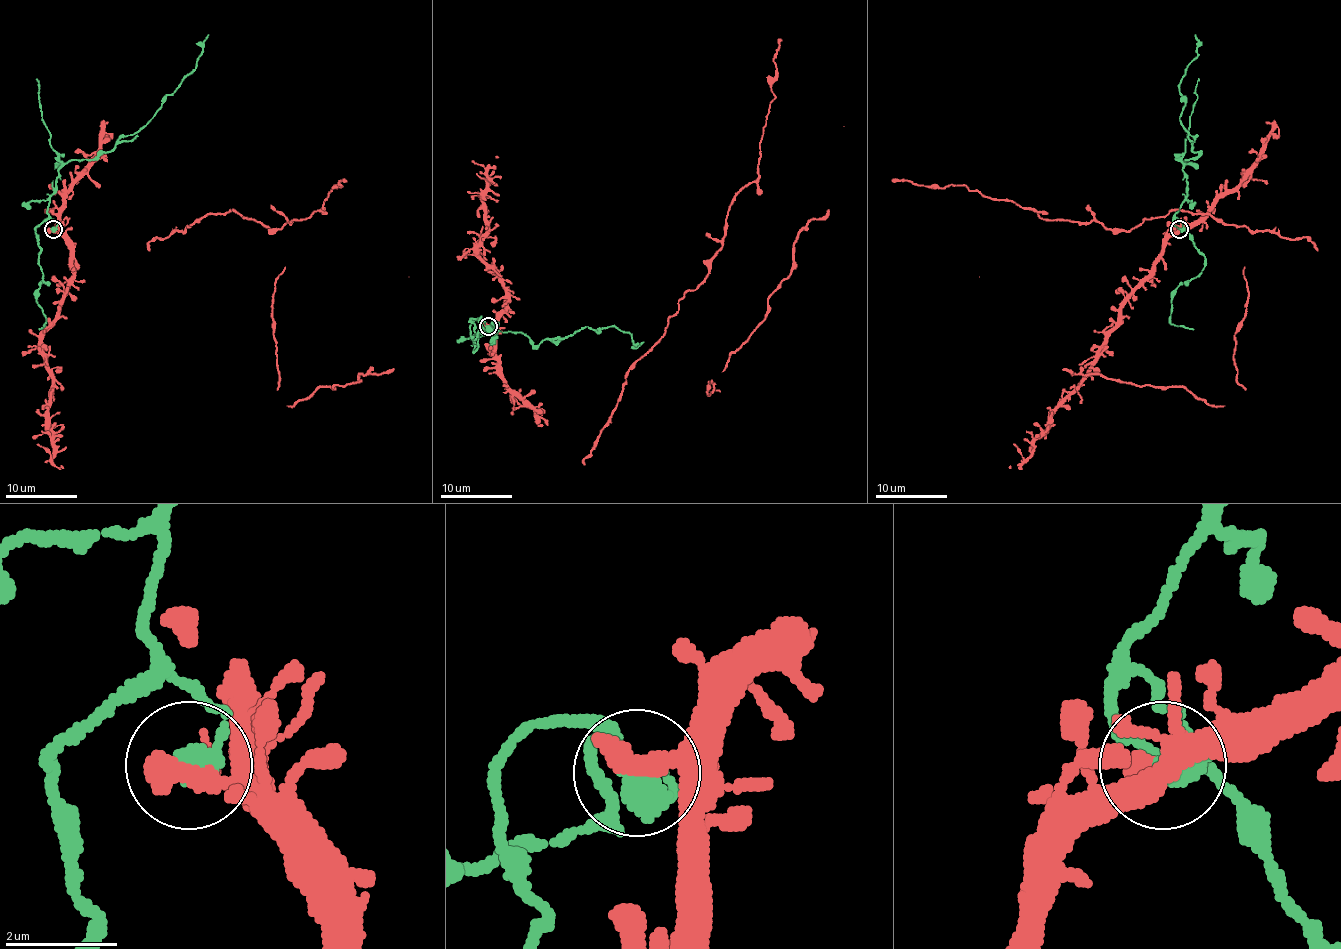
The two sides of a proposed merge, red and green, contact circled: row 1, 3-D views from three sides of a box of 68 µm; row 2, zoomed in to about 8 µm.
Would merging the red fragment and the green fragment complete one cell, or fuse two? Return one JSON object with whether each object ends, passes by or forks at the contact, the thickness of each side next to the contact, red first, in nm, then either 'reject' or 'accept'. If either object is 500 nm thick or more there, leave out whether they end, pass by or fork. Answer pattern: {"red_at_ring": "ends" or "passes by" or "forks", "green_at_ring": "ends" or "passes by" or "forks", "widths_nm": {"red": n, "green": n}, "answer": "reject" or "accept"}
{"widths_nm": {"red": 500, "green": 500}, "answer": "reject"}

